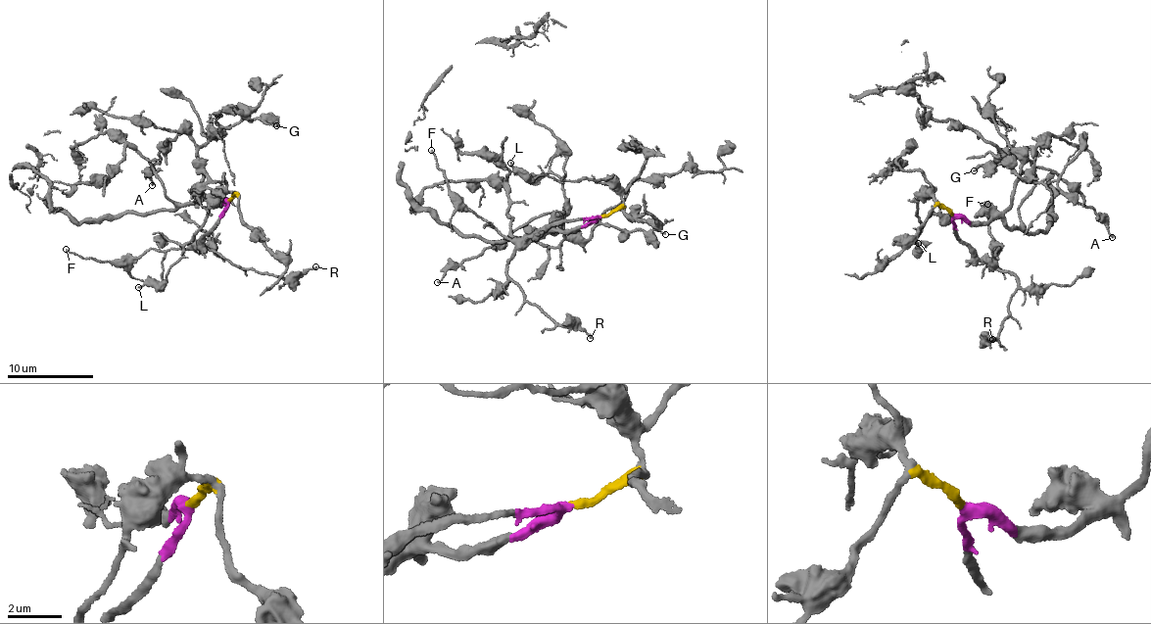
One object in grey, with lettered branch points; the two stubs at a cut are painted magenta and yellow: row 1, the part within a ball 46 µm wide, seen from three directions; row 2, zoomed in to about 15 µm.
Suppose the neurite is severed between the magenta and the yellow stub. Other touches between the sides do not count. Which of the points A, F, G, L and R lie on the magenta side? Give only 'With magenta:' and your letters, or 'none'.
With magenta: A, F, G, R

